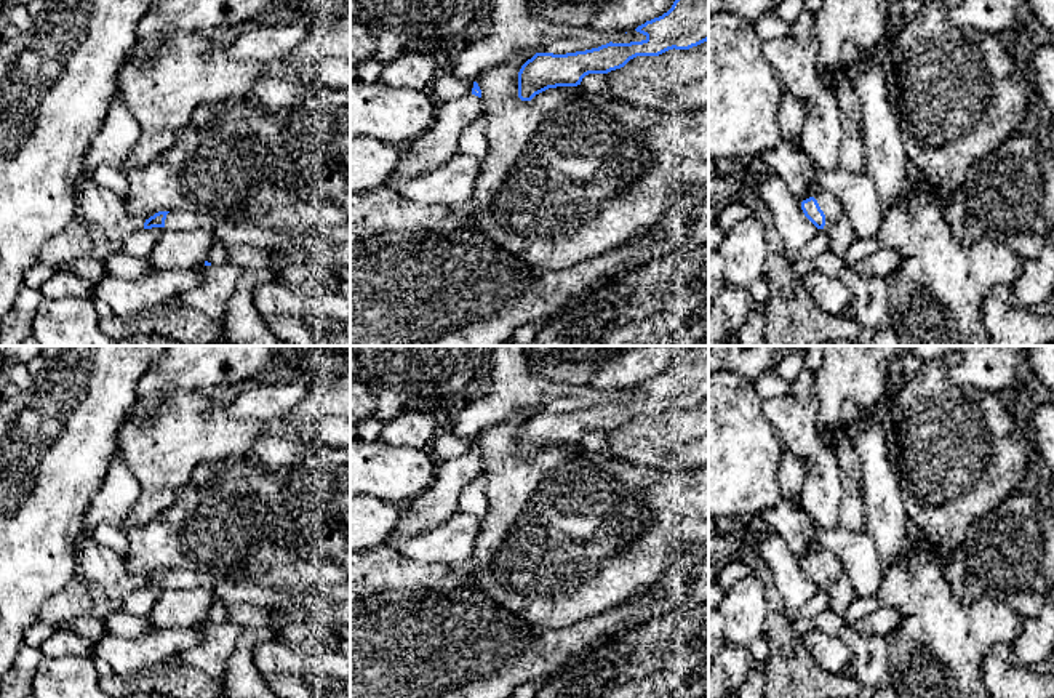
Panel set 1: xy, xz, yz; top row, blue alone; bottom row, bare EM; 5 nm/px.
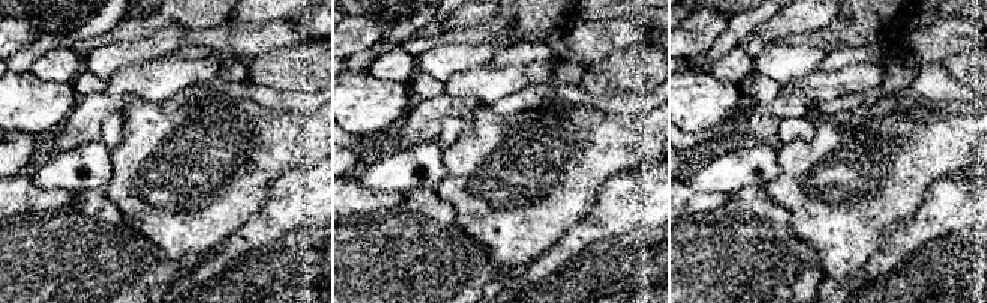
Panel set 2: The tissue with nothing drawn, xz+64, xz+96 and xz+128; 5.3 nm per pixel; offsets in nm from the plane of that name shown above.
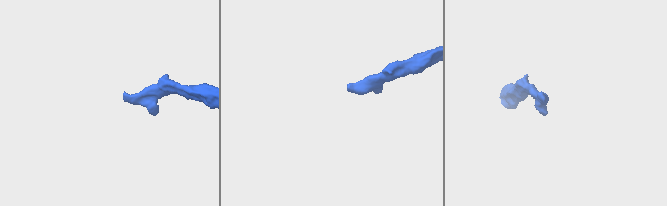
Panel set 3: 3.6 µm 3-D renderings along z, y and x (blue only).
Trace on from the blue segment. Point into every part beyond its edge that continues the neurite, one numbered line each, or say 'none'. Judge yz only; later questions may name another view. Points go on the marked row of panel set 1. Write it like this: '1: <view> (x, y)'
1: yz (838, 226)

